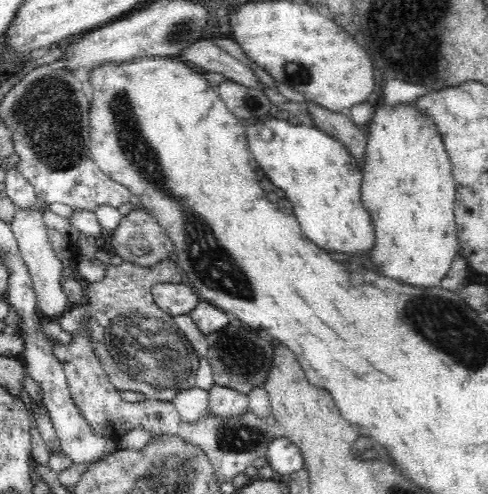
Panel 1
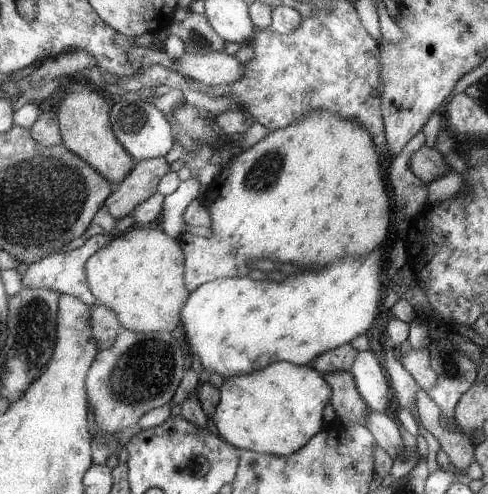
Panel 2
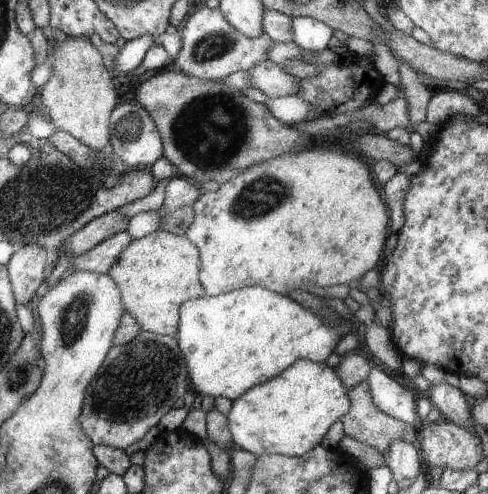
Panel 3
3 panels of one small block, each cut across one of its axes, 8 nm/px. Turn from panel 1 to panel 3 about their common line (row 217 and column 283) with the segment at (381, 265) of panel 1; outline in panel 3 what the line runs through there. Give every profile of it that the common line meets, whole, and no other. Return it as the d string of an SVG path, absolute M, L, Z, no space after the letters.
M307 360L293 362L287 370L271 378L261 386L253 386L241 398L231 402L227 416L227 428L231 444L255 456L279 454L289 458L305 456L319 444L327 428L349 412L349 396L343 388L337 372L325 364L313 364Z

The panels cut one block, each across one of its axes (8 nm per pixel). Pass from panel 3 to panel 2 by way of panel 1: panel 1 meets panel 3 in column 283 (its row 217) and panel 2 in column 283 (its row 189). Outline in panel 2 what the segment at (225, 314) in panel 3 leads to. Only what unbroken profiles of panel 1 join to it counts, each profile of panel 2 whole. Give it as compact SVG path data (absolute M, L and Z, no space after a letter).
M381 248L373 250L363 258L343 256L313 272L313 268L301 268L299 274L287 276L283 282L253 280L249 276L237 278L217 278L205 282L193 294L189 294L185 306L181 308L179 326L183 328L183 340L191 352L201 362L201 366L219 374L225 380L239 374L251 374L273 362L291 362L295 366L307 366L317 356L349 344L351 338L361 336L369 330L379 304L381 286Z

